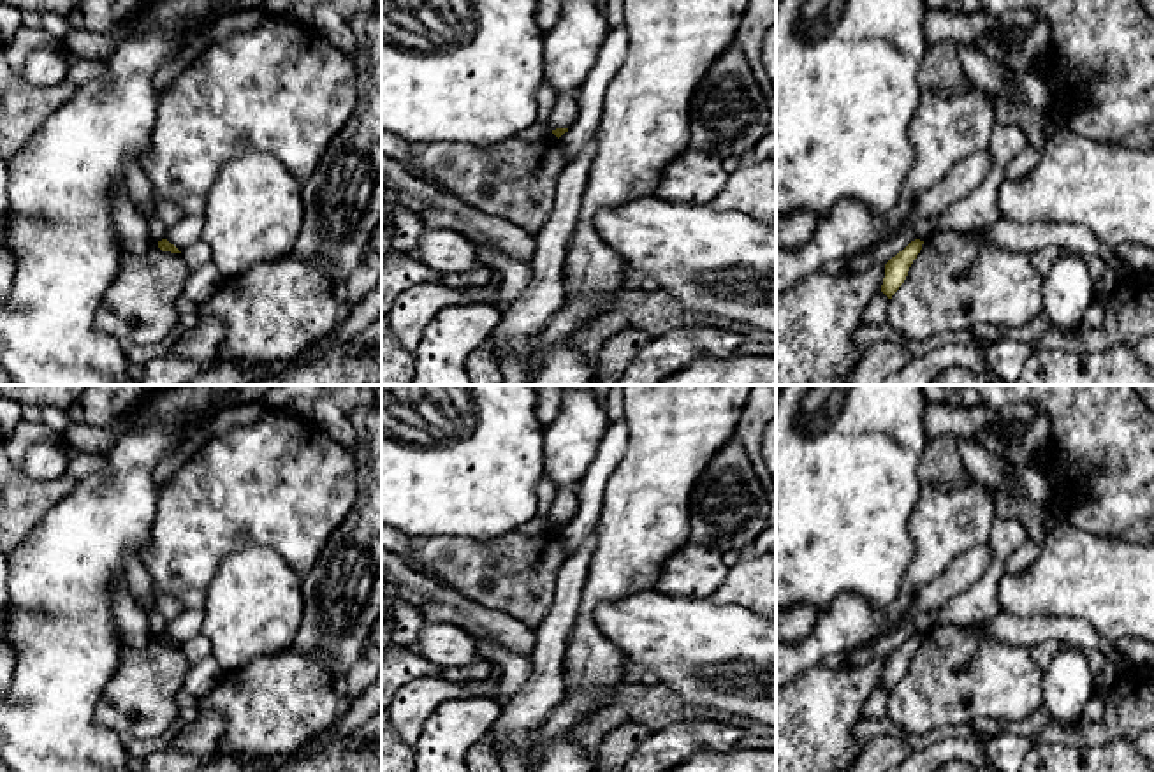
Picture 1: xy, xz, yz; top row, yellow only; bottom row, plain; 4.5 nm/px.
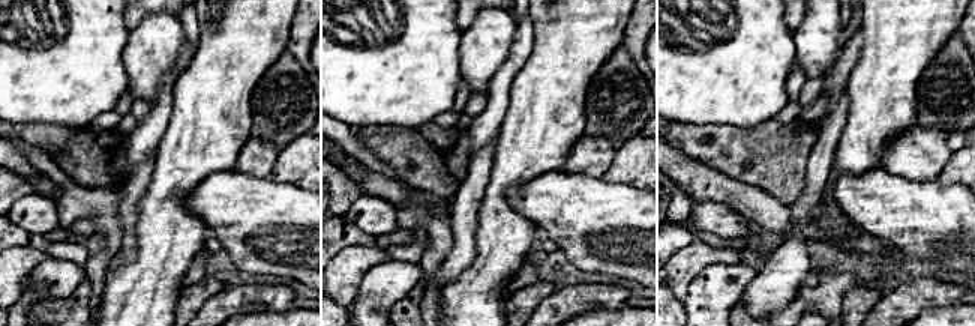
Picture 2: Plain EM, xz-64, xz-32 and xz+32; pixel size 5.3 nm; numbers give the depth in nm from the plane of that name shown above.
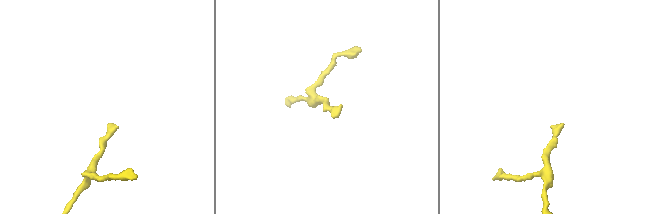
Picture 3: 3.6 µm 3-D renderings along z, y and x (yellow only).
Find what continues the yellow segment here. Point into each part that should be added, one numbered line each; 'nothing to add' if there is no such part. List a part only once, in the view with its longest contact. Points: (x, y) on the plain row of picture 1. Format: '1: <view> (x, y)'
nothing to add

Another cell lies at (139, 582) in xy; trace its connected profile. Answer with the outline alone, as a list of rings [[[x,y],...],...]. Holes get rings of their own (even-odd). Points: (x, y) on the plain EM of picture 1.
[[[125,556],[125,582],[132,596],[144,612],[150,612],[155,607],[157,586],[137,556]]]

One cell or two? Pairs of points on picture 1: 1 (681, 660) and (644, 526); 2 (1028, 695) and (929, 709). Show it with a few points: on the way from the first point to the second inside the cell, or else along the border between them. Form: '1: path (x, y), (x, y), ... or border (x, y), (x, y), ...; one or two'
1: border (653, 588), (613, 600); two
2: path (1003, 693), (954, 693); one

